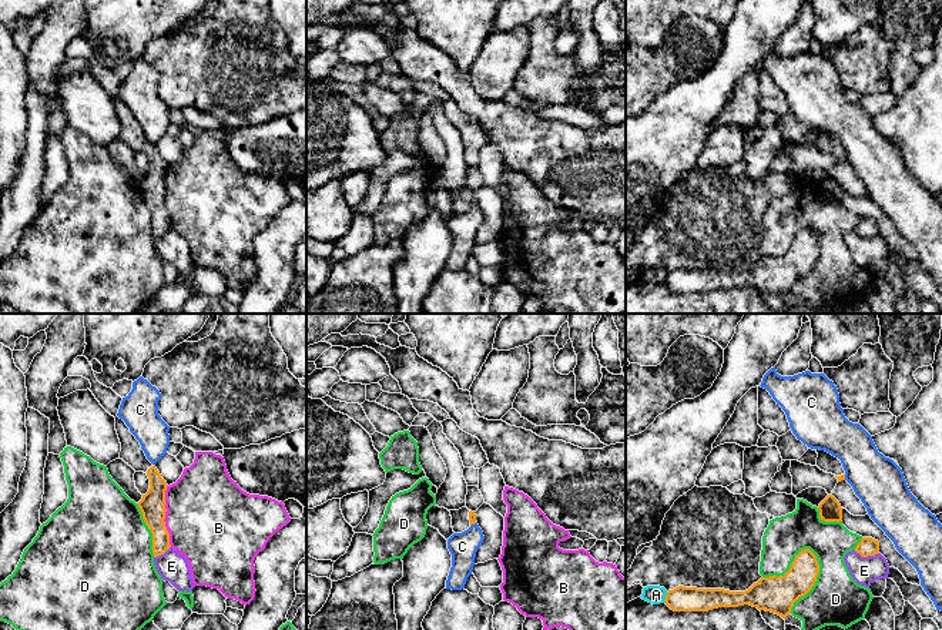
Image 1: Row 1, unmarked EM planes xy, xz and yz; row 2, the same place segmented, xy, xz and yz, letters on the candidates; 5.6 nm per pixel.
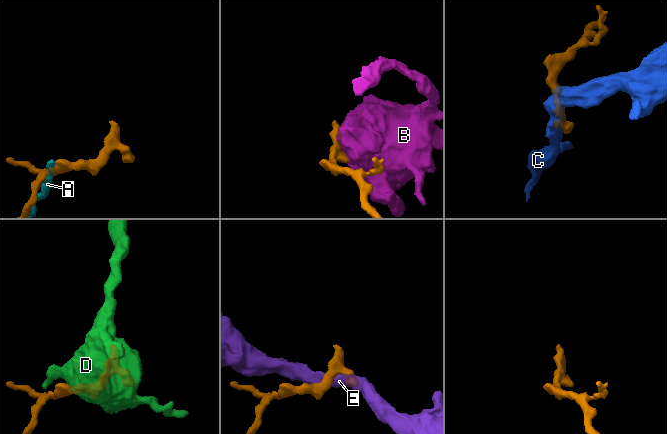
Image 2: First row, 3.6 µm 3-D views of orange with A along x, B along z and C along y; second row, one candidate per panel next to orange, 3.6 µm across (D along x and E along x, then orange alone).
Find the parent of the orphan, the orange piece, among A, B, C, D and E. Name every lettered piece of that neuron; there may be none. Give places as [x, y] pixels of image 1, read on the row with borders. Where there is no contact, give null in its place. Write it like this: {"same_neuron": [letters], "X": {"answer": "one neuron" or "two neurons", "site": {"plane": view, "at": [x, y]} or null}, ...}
{"same_neuron": [], "A": {"answer": "two neurons", "site": {"plane": "yz", "at": [666, 597]}}, "B": {"answer": "two neurons", "site": {"plane": "xy", "at": [164, 516]}}, "C": {"answer": "two neurons", "site": {"plane": "xz", "at": [473, 523]}}, "D": {"answer": "two neurons", "site": {"plane": "yz", "at": [815, 580]}}, "E": {"answer": "two neurons", "site": {"plane": "yz", "at": [867, 556]}}}

